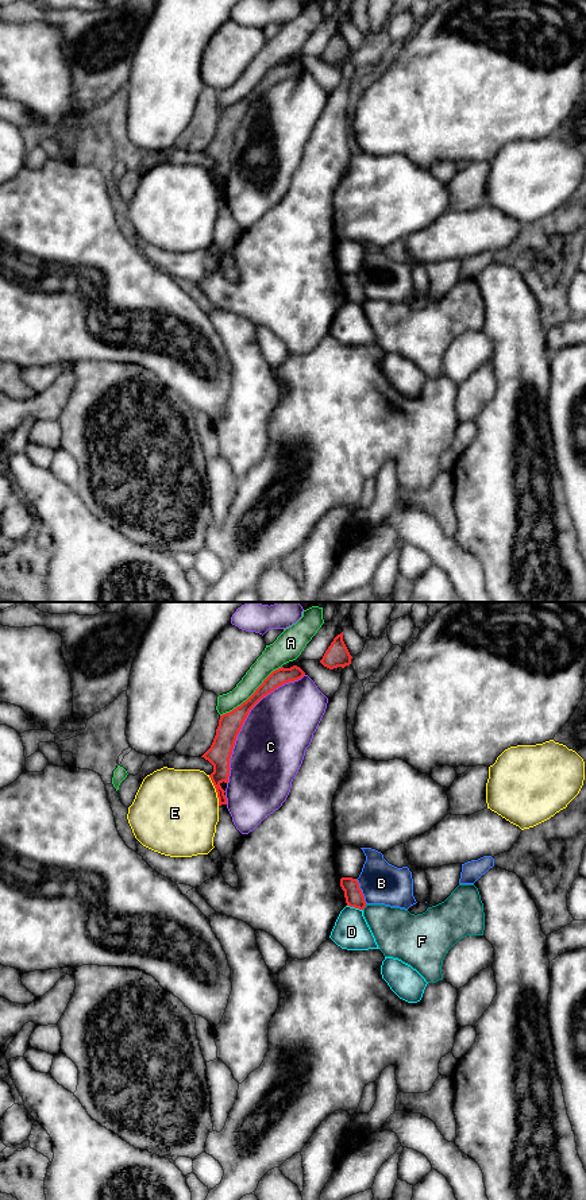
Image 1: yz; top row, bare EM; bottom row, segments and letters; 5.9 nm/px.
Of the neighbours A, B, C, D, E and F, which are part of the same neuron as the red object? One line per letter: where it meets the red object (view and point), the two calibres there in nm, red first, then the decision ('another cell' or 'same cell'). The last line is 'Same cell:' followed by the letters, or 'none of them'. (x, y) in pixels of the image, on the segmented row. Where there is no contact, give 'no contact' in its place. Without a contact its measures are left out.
A: meets red in yz at (253, 694); 140 nm thick on the red side, 140 nm on the other; another cell
B: meets red in yz at (361, 891); 110 nm thick on the red side, 260 nm on the other; another cell
C: meets red in yz at (245, 720); 140 nm thick on the red side, 420 nm on the other; another cell
D: meets red in yz at (355, 907); 110 nm thick on the red side, 220 nm on the other; another cell
E: meets red in yz at (216, 790); 140 nm thick on the red side, 460 nm on the other; another cell
F: meets red in yz at (363, 907); 110 nm thick on the red side, 280 nm on the other; another cell
Same cell: none of them

